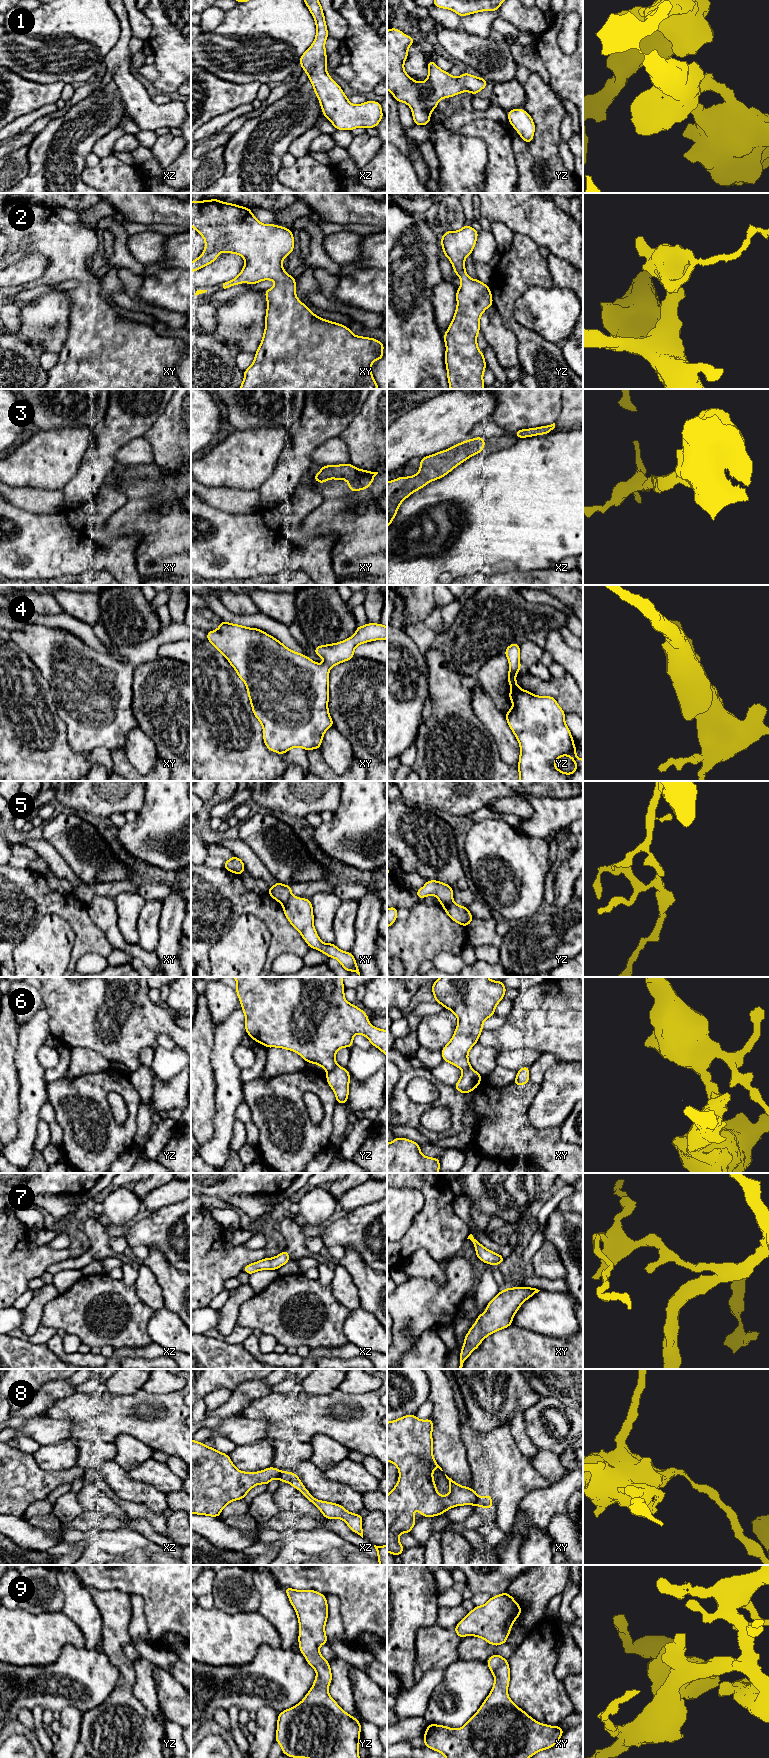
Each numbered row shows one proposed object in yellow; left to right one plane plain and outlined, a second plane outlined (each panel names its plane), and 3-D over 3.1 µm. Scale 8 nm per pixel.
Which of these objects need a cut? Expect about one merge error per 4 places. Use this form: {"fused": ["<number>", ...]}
{"fused": ["5", "6", "8"]}

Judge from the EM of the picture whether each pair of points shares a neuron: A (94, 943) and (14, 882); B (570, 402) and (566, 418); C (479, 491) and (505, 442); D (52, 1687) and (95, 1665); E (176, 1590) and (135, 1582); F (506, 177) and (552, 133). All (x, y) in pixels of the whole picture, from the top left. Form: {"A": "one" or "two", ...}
{"A": "one", "B": "one", "C": "two", "D": "one", "E": "one", "F": "two"}

